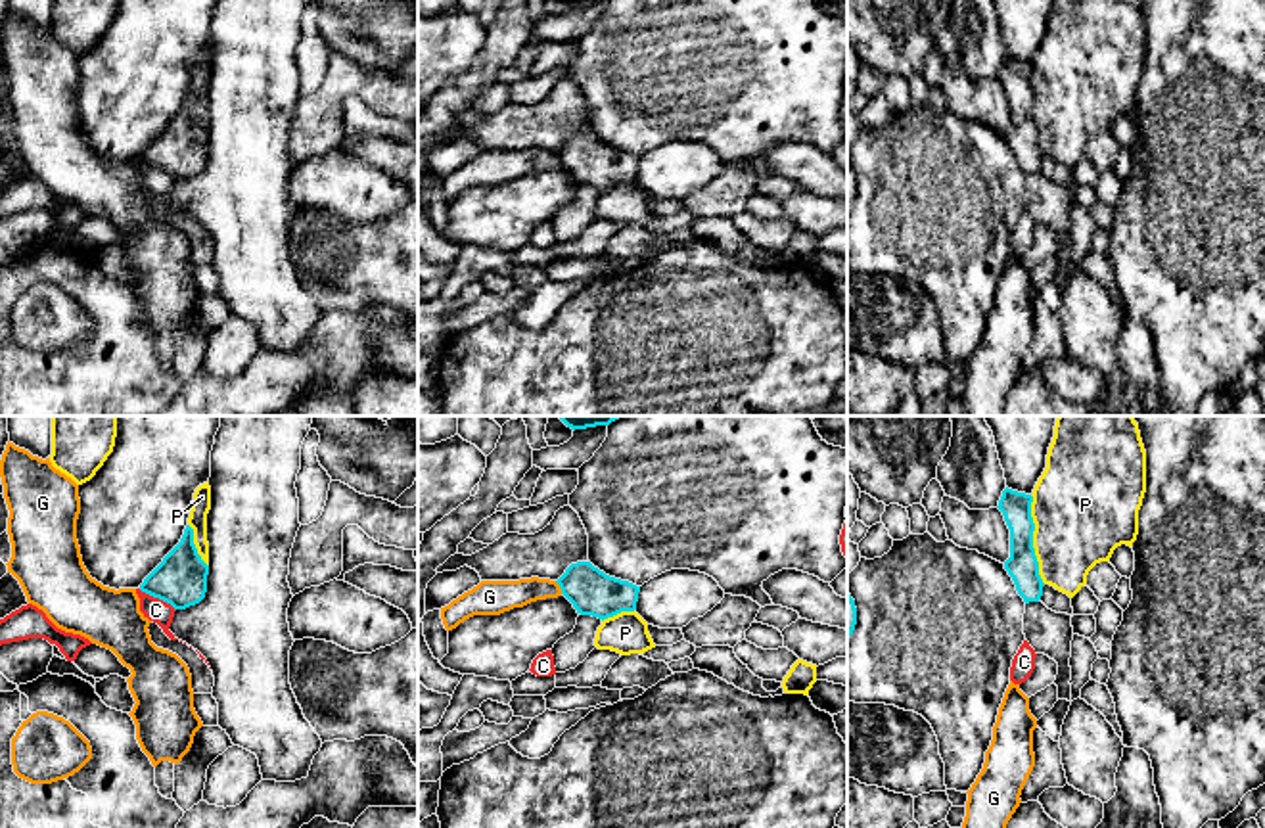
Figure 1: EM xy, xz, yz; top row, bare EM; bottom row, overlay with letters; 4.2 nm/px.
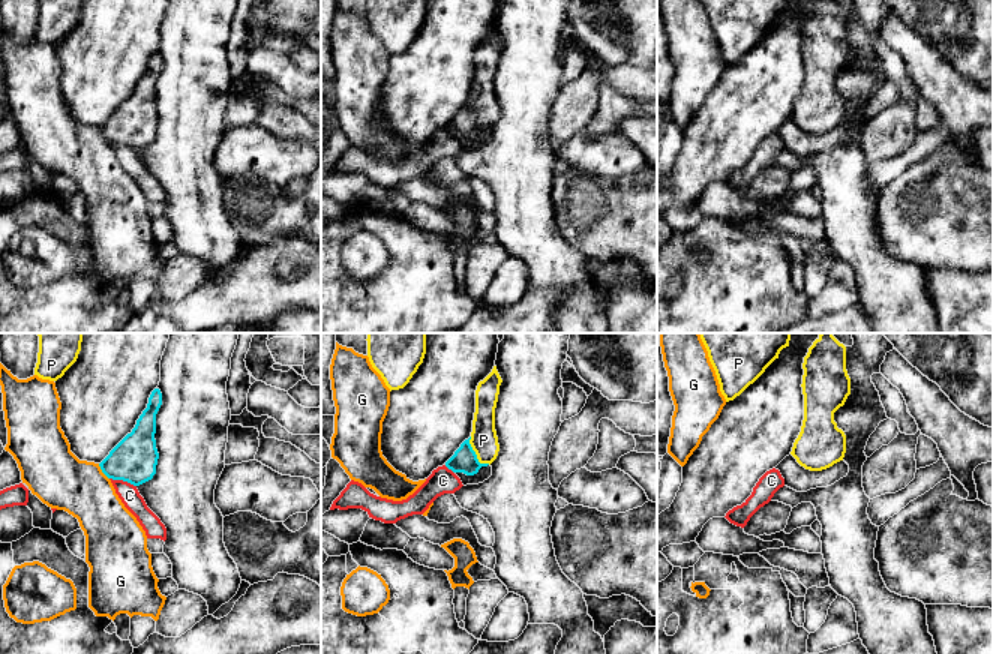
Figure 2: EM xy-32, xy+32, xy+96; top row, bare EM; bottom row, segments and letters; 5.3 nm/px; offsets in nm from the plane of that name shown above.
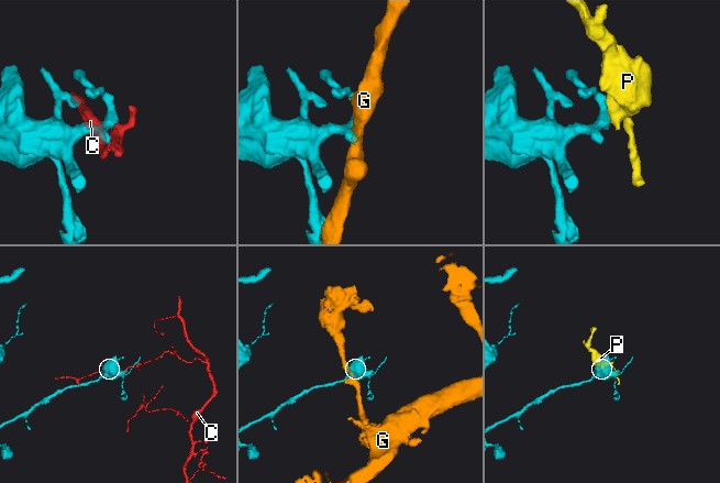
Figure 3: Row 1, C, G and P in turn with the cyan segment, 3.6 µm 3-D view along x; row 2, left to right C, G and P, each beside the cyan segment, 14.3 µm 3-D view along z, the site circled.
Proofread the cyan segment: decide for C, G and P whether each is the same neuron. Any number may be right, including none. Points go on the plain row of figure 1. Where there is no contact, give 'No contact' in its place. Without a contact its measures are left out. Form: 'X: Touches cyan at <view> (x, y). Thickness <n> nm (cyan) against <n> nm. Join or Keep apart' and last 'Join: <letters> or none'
C: Touches cyan at xy (158, 167). Thickness 220 nm (cyan) against 100 nm. Keep apart
G: Touches cyan at xz (560, 158). Thickness 190 nm (cyan) against 130 nm. Keep apart
P: Touches cyan at yz (1032, 110). Thickness 140 nm (cyan) against 420 nm. Keep apart
Join: none

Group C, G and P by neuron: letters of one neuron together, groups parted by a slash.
C / G / P

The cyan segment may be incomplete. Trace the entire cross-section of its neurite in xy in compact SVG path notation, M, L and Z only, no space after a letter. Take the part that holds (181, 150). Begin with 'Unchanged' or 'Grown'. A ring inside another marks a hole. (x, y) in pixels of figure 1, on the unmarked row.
Unchanged. M186 96L180 113L144 150L140 161L171 174L174 180L186 180L205 169L207 146L209 136L197 125L194 100Z

